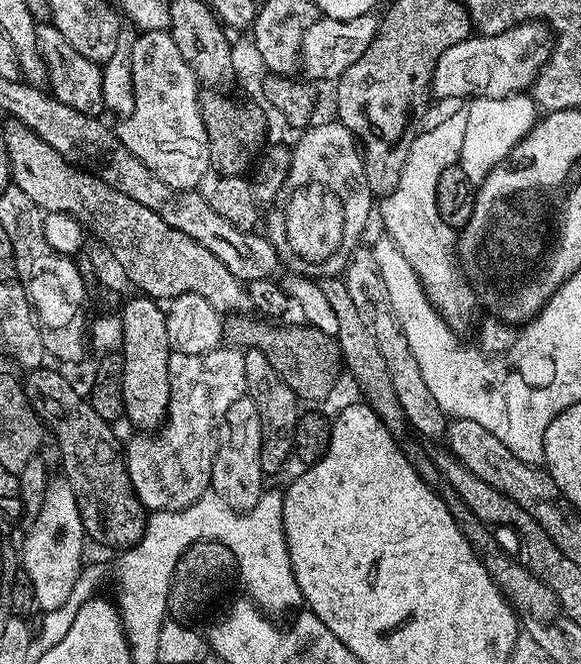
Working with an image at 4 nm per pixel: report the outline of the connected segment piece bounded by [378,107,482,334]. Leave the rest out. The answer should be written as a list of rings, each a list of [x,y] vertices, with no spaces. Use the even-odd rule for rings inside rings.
[[[467,107],[459,110],[449,120],[440,123],[433,128],[424,128],[414,138],[410,146],[410,154],[406,154],[406,166],[402,166],[402,178],[398,178],[398,186],[394,186],[394,194],[383,197],[378,204],[378,220],[384,223],[387,239],[392,240],[398,250],[402,250],[404,257],[414,266],[418,278],[422,282],[424,292],[428,296],[428,301],[436,307],[436,312],[444,321],[454,329],[457,334],[465,334],[472,327],[477,327],[476,319],[482,313],[478,297],[468,279],[464,277],[464,272],[460,268],[460,261],[456,259],[456,242],[458,239],[457,229],[446,226],[442,222],[442,214],[438,214],[438,178],[442,178],[442,170],[460,163],[462,154],[462,142],[466,139],[466,114]]]

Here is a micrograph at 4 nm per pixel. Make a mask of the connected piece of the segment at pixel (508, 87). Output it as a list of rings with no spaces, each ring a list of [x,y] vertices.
[[[543,22],[514,25],[497,36],[473,34],[441,54],[432,71],[431,95],[435,99],[450,95],[510,96],[531,89],[533,80],[550,53],[550,29]]]

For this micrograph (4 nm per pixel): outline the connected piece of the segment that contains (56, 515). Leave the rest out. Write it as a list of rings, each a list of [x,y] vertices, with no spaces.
[[[63,474],[49,479],[46,486],[46,498],[42,498],[42,510],[38,518],[32,520],[23,536],[28,539],[27,562],[28,571],[36,584],[36,594],[40,603],[44,604],[41,613],[55,610],[62,606],[74,589],[79,578],[84,556],[84,540],[86,533],[84,523],[78,510],[78,502],[74,498],[74,490],[70,490],[70,482]]]

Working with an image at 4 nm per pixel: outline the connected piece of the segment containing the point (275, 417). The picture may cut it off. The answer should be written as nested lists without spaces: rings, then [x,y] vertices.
[[[249,348],[244,352],[246,362],[247,395],[251,396],[254,406],[258,406],[258,418],[262,418],[262,462],[261,470],[265,477],[272,478],[275,472],[280,472],[293,455],[292,439],[296,429],[296,419],[300,417],[301,405],[294,390],[278,376],[273,366],[267,361],[261,350]]]

